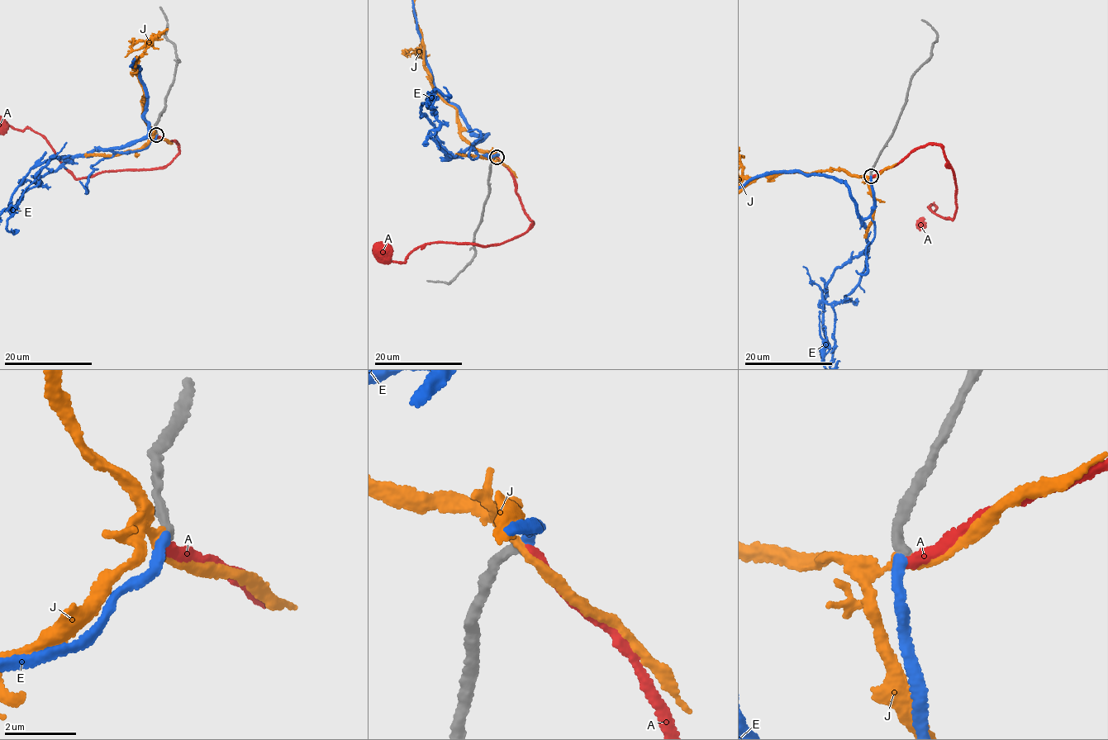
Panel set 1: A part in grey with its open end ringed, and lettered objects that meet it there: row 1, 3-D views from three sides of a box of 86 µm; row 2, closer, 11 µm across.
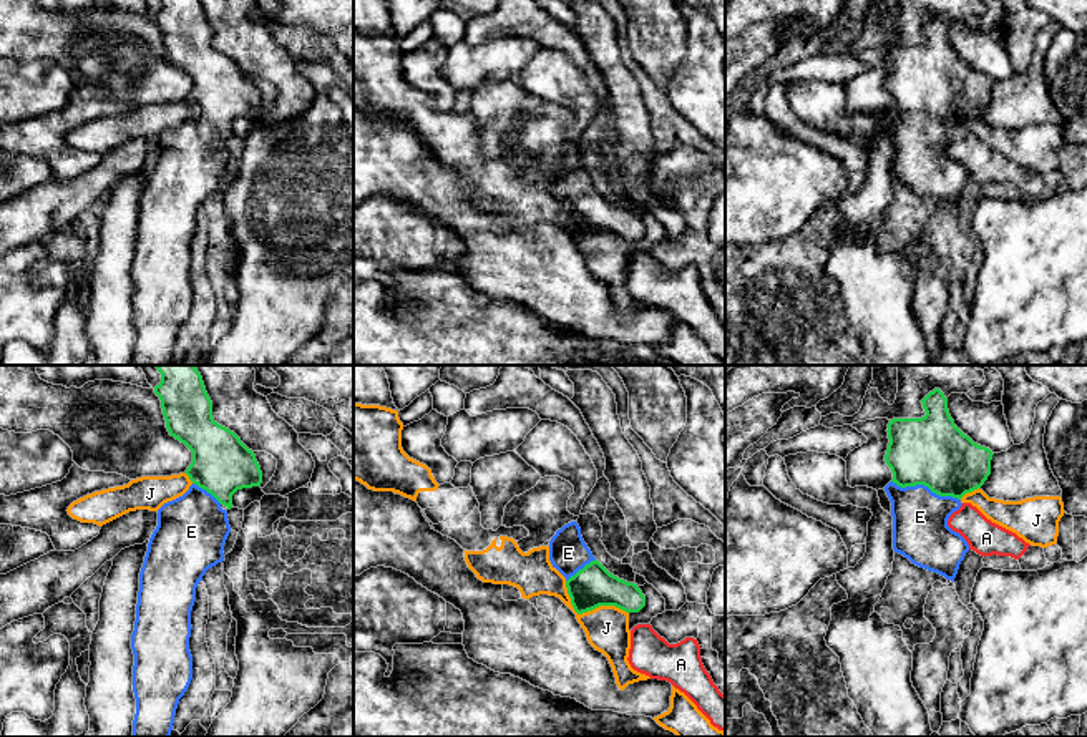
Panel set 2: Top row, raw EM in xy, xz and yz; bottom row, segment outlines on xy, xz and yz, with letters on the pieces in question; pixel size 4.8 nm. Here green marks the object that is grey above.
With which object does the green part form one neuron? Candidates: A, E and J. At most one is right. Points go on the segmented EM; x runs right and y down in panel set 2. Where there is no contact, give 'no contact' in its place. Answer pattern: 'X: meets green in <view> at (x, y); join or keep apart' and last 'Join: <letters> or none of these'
A: no contact; keep apart
E: meets green in yz at (926, 485); join
J: meets green in xz at (588, 610); keep apart
Join: E

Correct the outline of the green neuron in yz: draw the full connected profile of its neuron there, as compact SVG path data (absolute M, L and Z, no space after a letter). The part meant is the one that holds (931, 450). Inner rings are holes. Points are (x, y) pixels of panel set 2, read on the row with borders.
M939 388L929 392L923 400L926 412L921 418L893 418L888 423L886 465L891 468L893 480L885 486L891 501L893 516L893 549L913 564L938 573L954 583L959 564L969 551L968 541L948 526L949 516L961 508L961 498L984 485L991 475L992 451L974 443L964 435L949 415L948 398Z

